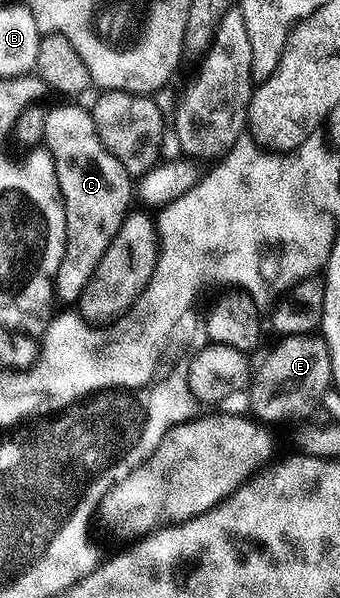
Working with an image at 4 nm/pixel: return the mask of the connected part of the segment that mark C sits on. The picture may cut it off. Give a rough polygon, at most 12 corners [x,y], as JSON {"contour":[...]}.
{"contour":[[48,107],[67,227],[55,295],[81,298],[133,203],[86,107]]}

